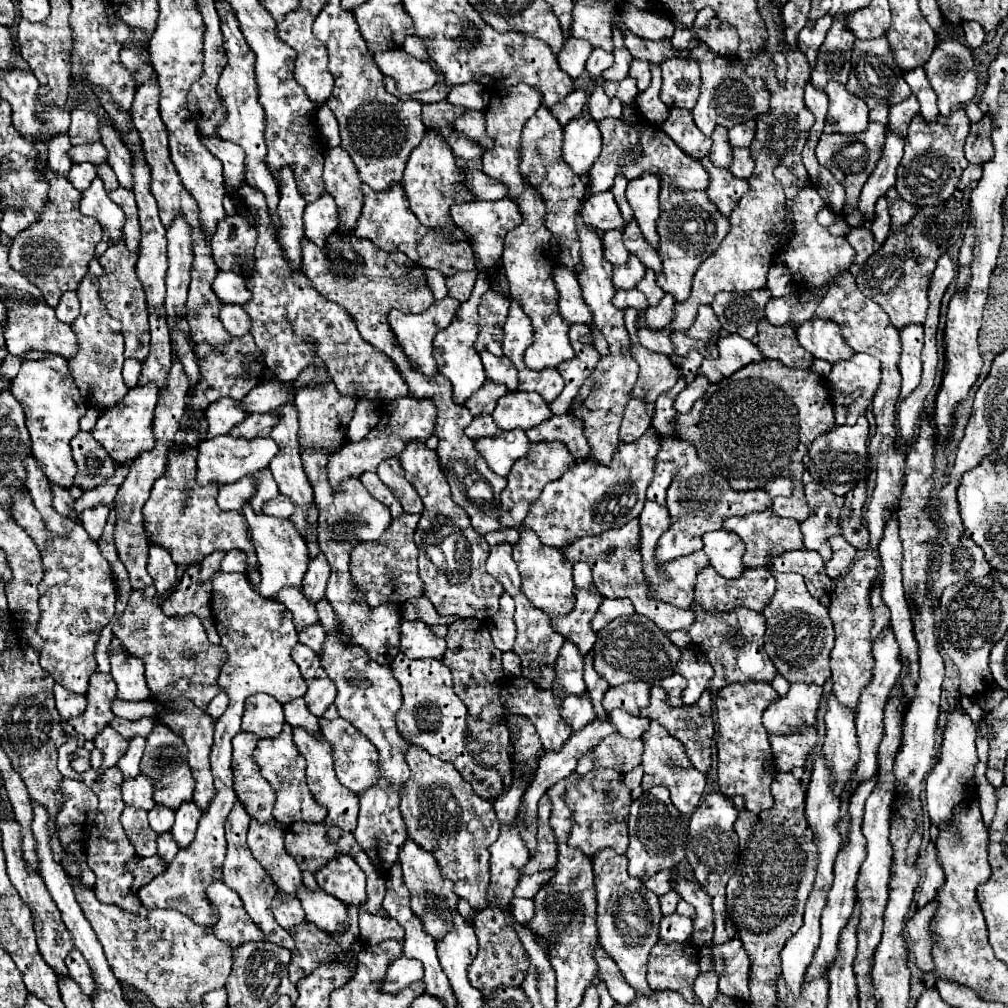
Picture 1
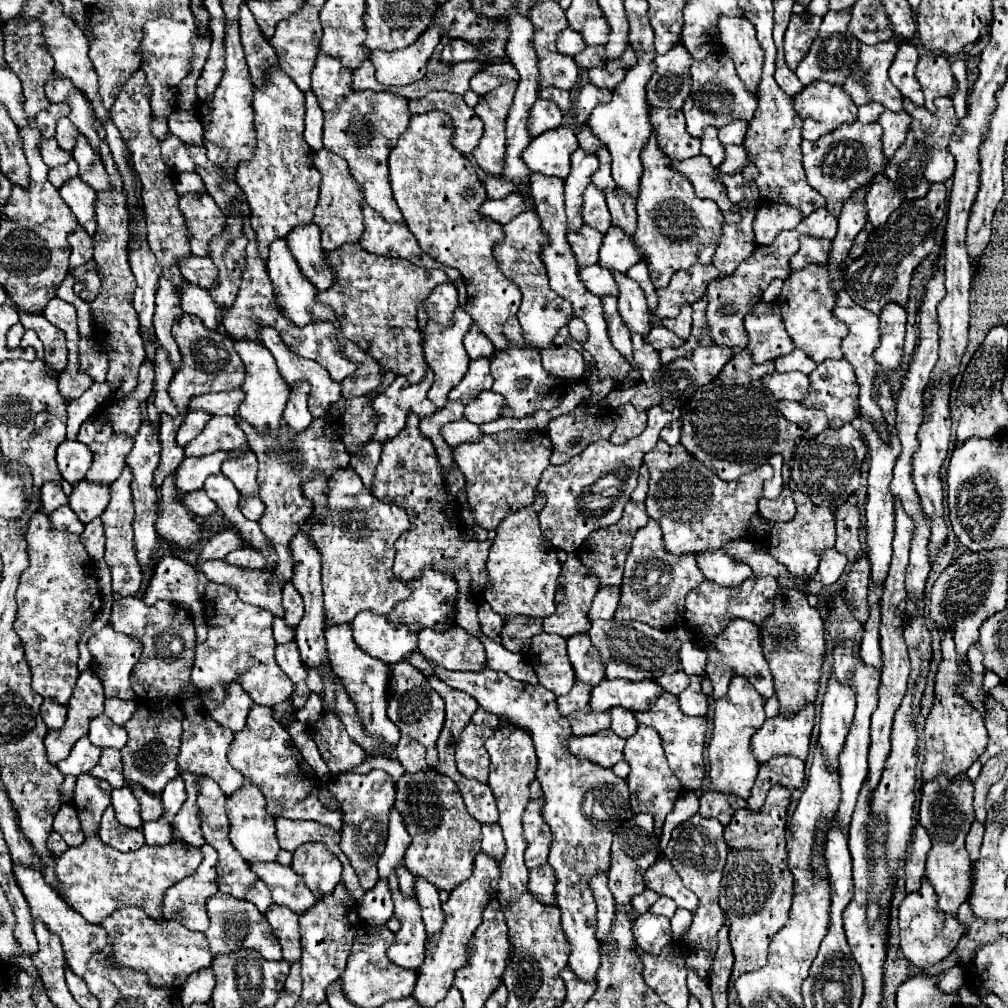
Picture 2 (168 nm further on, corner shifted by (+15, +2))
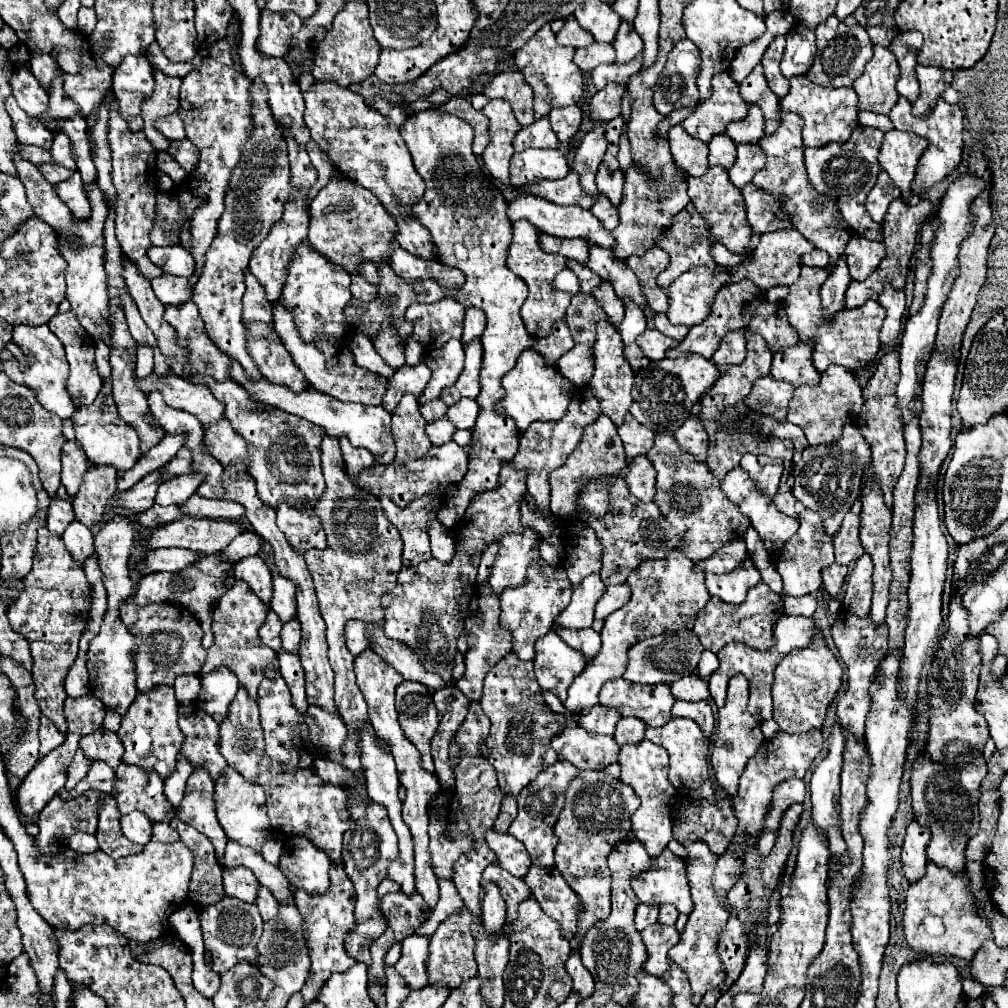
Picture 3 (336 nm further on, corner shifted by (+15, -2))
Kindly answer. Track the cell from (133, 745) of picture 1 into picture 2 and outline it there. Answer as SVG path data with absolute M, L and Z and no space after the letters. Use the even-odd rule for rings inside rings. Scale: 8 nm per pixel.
M102 749L102 757L100 757L98 765L90 771L90 775L108 781L112 787L122 787L124 777L122 777L120 749Z

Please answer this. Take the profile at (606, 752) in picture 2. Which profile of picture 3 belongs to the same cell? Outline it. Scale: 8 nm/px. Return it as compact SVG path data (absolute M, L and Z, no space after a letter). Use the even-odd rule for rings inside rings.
M578 723L552 737L552 749L560 761L570 761L576 769L600 769L618 759L618 743L608 735L592 735Z

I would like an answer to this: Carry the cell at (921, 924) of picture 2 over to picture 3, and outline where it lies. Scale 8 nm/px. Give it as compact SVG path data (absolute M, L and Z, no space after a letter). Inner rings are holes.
M929 862L926 874L910 885L904 909L904 933L908 945L926 955L944 955L960 957L972 961L976 951L986 939L994 939L990 923L984 921L976 911L976 901L970 893L970 883L964 874L952 874L944 871L933 862Z

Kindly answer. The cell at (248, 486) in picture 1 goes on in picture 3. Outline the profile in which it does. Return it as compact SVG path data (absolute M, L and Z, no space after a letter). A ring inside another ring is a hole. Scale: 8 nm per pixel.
M152 505L148 511L136 515L136 521L142 527L160 527L160 525L166 525L166 523L176 521L180 517L182 517L182 513L180 513L180 507L178 505L168 505L168 507Z

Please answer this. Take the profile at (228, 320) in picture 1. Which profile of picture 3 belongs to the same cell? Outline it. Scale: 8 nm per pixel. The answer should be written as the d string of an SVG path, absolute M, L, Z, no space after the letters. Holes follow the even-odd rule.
M164 273L164 275L160 275L160 279L152 279L150 285L152 285L156 297L164 305L180 305L180 303L192 299L188 279L184 279L184 277Z

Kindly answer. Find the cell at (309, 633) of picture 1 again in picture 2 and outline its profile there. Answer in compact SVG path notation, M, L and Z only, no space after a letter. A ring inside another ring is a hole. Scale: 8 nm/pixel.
M276 617L274 619L274 639L276 639L276 643L290 643L290 641L294 641L294 637L296 637L296 629L288 627L282 617Z

